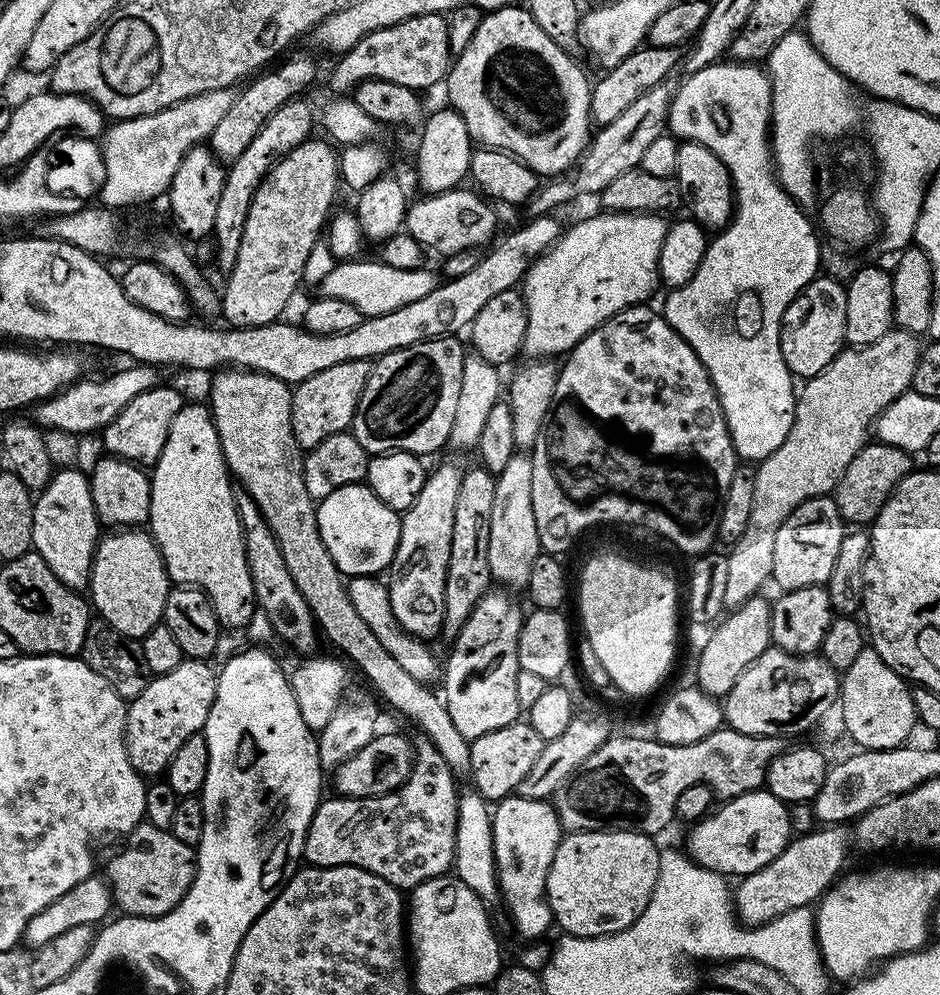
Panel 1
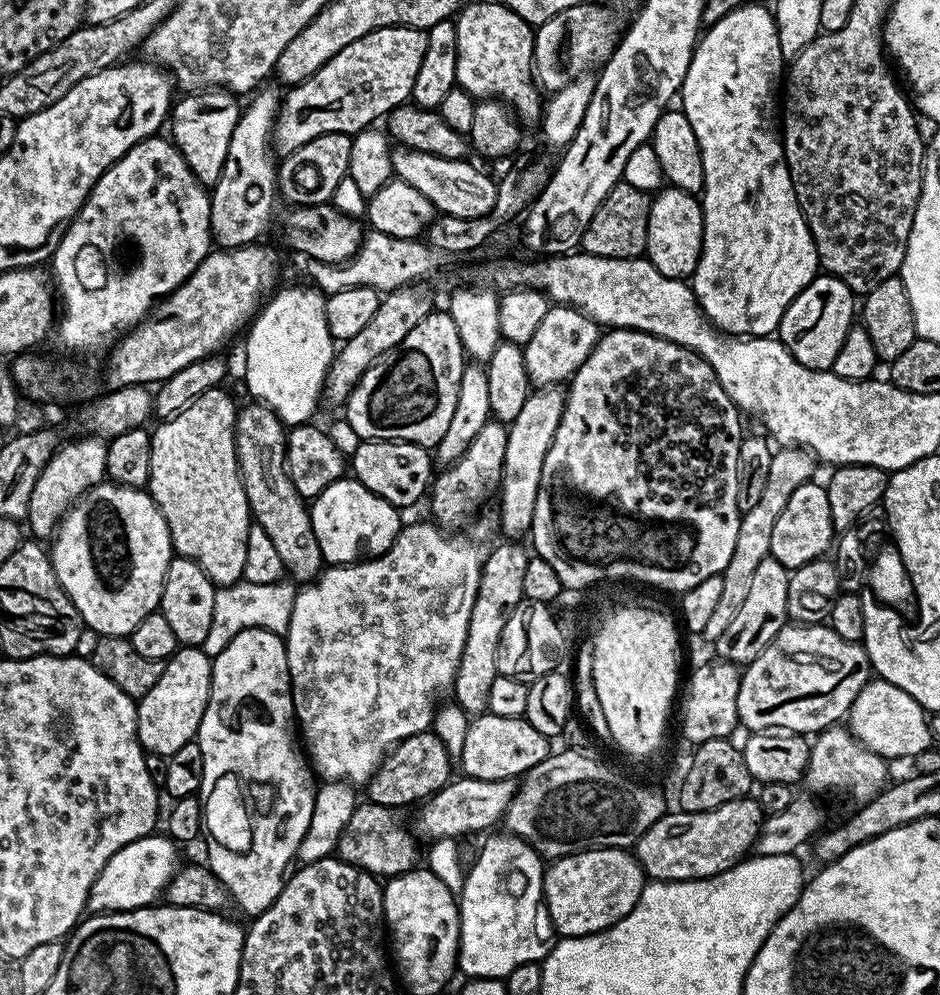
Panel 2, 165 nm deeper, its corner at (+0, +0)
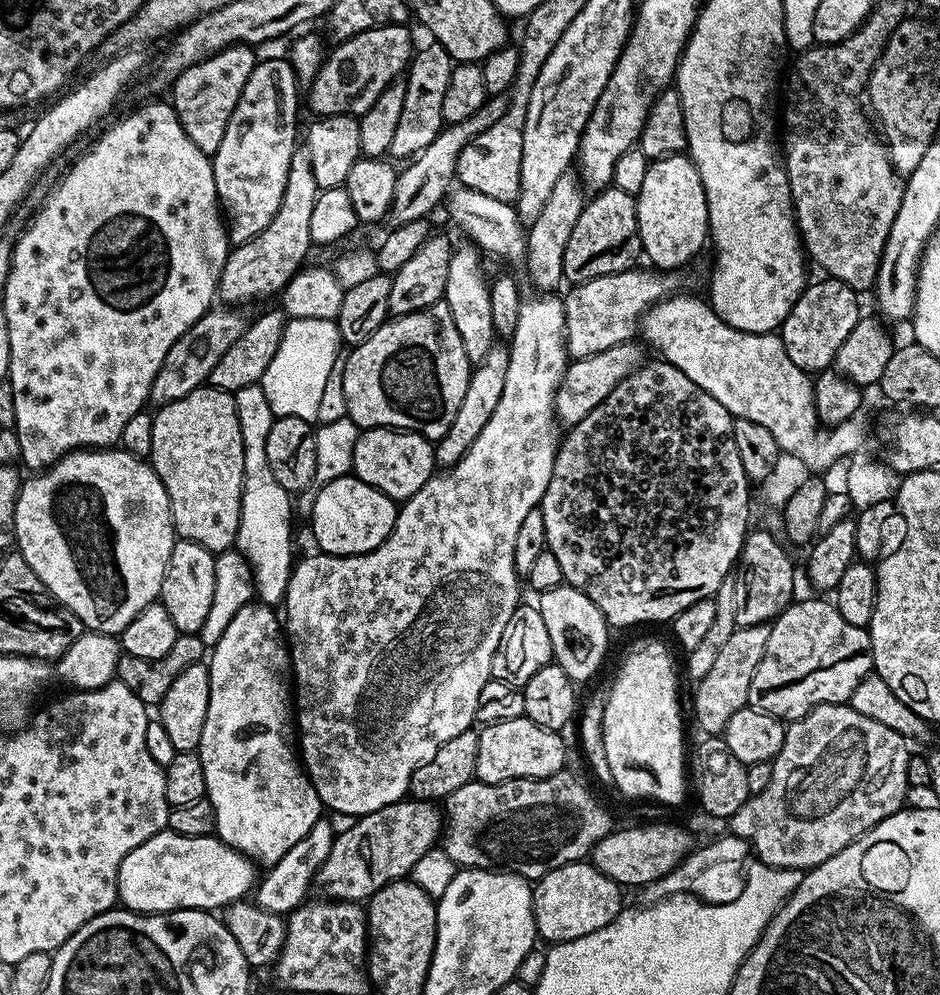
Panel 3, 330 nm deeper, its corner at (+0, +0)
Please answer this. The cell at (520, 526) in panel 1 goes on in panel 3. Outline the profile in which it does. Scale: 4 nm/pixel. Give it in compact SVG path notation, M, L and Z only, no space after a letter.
M636 342L610 346L610 350L602 350L598 354L581 356L573 359L564 369L564 377L560 379L560 385L556 391L556 418L561 425L571 426L582 422L594 406L598 406L614 390L614 386L631 374L635 368L645 363L646 356Z

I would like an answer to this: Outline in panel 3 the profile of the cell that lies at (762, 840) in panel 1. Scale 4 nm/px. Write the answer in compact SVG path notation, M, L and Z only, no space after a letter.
M644 824L641 828L617 827L602 842L592 847L590 862L615 884L639 890L644 885L670 874L693 851L692 836L676 824Z

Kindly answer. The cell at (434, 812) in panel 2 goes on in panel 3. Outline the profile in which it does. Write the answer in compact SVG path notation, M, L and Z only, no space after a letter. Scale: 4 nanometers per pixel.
M405 798L359 817L335 837L330 854L315 874L319 895L329 900L364 902L391 881L405 879L418 859L437 845L443 833L443 813L431 801Z

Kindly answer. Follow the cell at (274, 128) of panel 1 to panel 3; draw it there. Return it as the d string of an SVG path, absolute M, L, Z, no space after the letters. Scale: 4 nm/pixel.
M383 24L377 28L366 30L349 40L341 40L335 45L336 49L327 53L326 59L320 65L316 76L311 80L309 90L306 92L306 104L313 108L316 116L354 116L361 117L378 102L382 90L386 90L397 79L396 76L407 69L413 55L412 36L409 29L402 24Z

